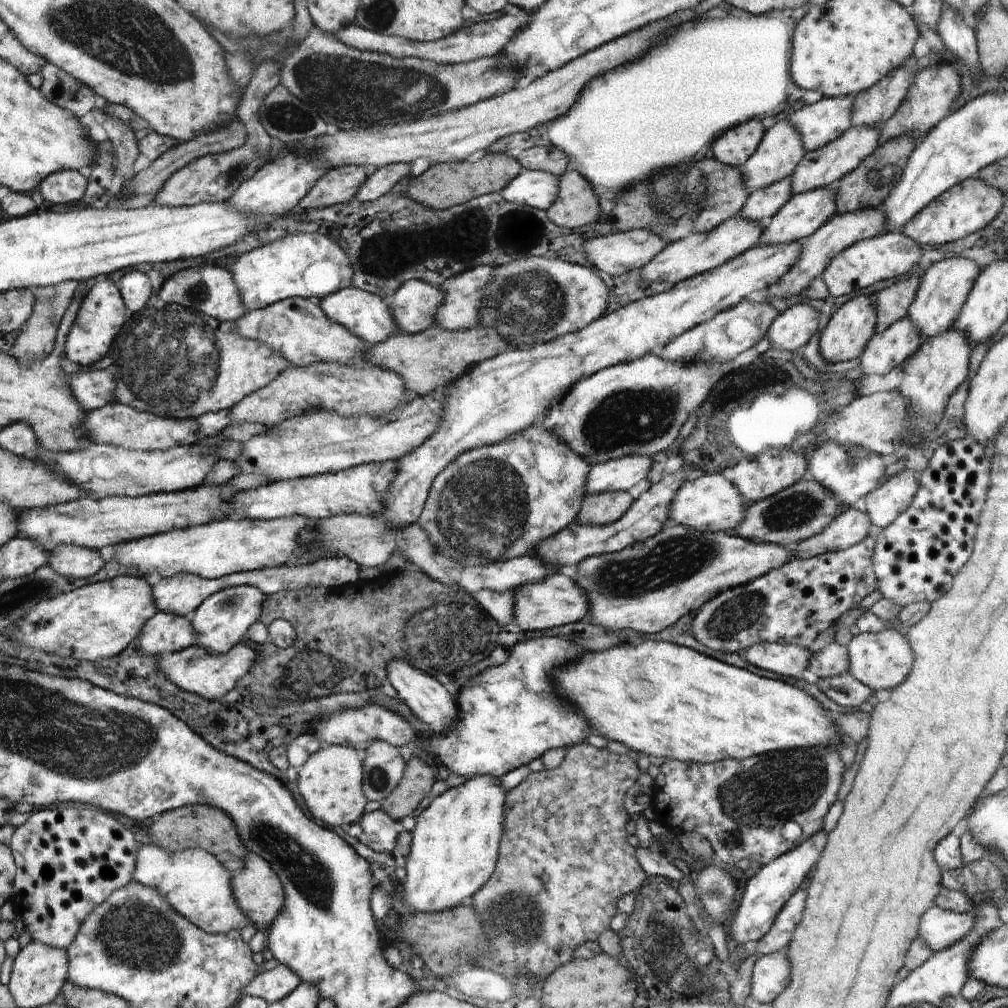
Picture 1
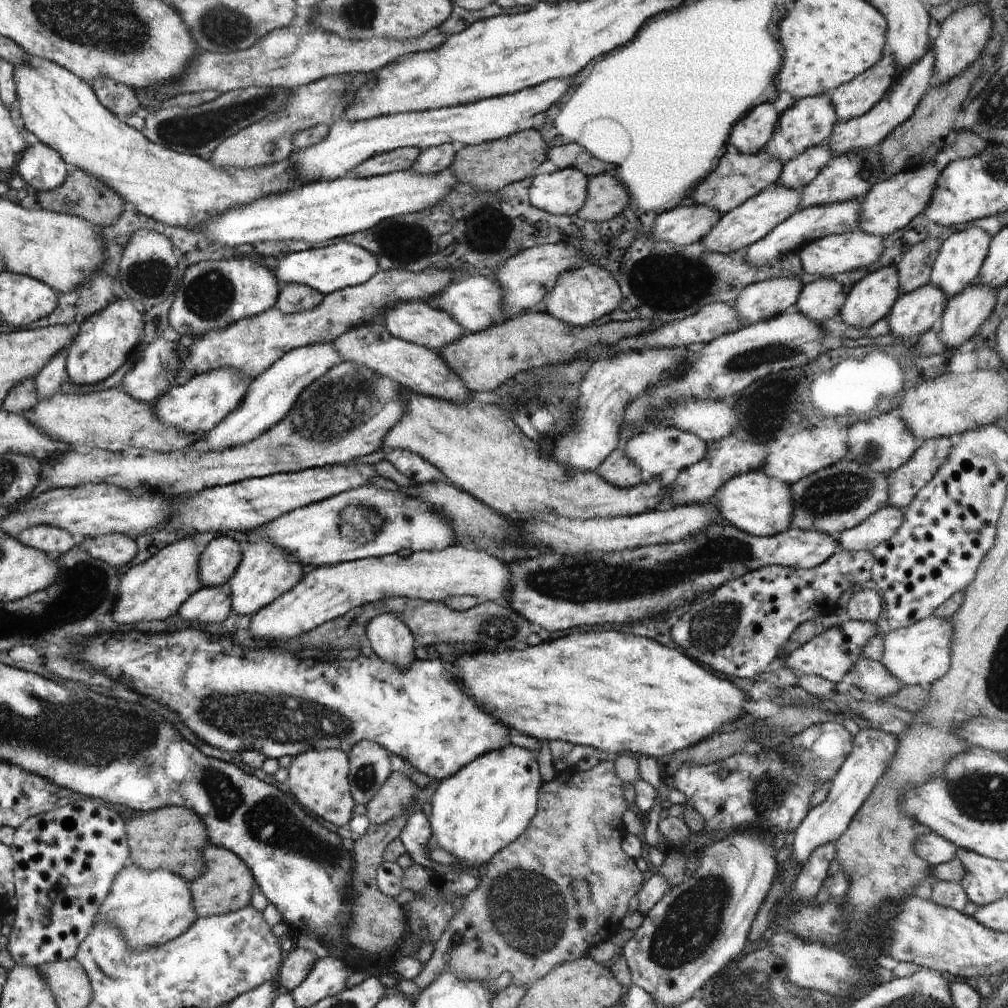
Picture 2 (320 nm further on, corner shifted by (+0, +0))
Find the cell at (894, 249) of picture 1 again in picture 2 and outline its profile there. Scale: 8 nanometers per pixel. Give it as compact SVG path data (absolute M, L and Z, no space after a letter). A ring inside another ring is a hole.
M858 230L819 238L818 240L806 243L796 252L806 273L824 276L825 279L832 279L835 274L861 269L876 262L878 257L881 257L882 249L882 236L868 234L862 230Z

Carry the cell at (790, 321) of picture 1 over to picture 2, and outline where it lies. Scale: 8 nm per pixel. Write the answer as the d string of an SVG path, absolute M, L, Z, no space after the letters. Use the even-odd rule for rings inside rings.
M834 279L813 280L803 286L795 308L815 323L822 324L841 312L847 292Z

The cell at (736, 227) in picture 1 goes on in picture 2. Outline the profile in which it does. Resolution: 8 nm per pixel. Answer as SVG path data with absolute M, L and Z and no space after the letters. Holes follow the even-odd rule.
M776 184L764 189L760 194L749 198L744 204L724 213L714 228L703 238L702 242L715 253L733 253L744 250L764 238L773 228L792 216L801 206L802 189L791 189Z

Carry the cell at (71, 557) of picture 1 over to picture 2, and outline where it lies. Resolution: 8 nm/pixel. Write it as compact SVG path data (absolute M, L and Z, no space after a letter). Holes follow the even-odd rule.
M118 533L86 537L80 546L94 558L116 568L134 562L138 554L135 539Z

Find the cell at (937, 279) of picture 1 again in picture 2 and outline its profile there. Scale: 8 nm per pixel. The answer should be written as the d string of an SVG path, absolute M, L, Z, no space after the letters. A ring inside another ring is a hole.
M975 225L952 232L941 244L938 256L932 265L929 282L940 287L949 298L974 284L979 278L980 267L988 254L991 238L985 230Z

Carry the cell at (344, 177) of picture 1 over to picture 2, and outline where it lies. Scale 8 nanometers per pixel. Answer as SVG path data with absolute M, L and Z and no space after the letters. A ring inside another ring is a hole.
M402 147L382 154L374 155L351 172L354 177L375 177L392 174L396 171L405 171L413 168L421 149L418 147Z

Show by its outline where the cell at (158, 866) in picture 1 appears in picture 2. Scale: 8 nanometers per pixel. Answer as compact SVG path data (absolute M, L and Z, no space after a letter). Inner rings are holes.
M132 862L118 874L98 912L99 920L113 923L135 951L147 951L180 937L197 917L190 883L184 877L164 869L147 871Z

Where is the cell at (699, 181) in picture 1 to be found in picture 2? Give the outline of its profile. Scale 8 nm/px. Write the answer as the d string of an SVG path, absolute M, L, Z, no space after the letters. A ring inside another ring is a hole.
M766 150L758 154L726 153L719 158L718 166L693 190L687 203L700 203L728 213L733 208L744 204L749 198L760 194L764 189L780 182L783 171L782 162Z

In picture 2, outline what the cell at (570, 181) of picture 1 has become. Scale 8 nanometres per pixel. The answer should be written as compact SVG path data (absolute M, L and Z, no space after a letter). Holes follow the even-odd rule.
M612 174L596 175L589 178L585 203L575 215L590 222L606 222L629 205L628 194Z

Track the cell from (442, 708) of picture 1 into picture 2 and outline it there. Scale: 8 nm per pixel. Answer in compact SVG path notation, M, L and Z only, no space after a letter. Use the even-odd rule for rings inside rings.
M394 613L374 617L366 625L366 636L375 656L383 661L393 662L399 669L405 669L416 659L415 640L408 625Z

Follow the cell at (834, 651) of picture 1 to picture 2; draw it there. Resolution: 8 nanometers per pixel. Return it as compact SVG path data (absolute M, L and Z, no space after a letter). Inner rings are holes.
M864 656L855 662L843 681L878 699L893 697L904 686L880 661Z

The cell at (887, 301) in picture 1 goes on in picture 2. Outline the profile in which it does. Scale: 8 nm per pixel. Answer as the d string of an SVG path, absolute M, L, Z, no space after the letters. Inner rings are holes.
M928 237L911 246L896 264L902 294L928 284L932 265L938 256L943 240Z

